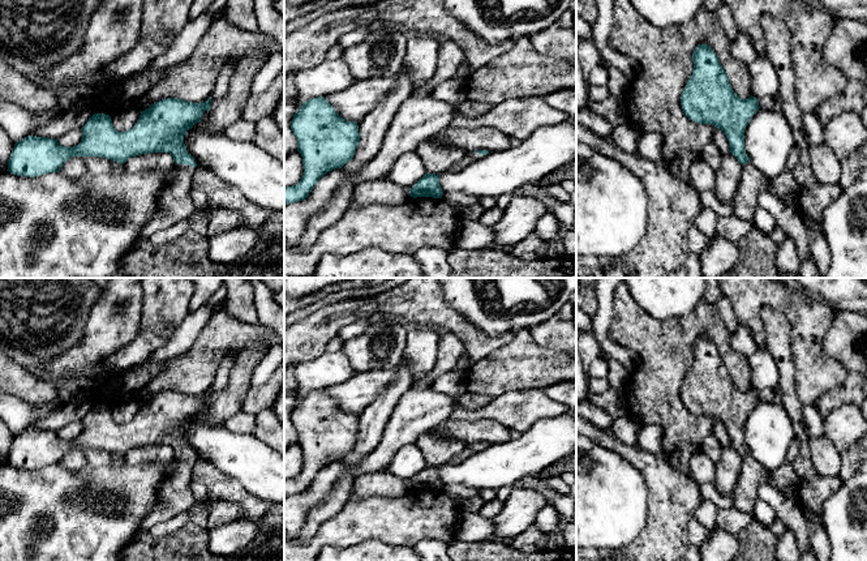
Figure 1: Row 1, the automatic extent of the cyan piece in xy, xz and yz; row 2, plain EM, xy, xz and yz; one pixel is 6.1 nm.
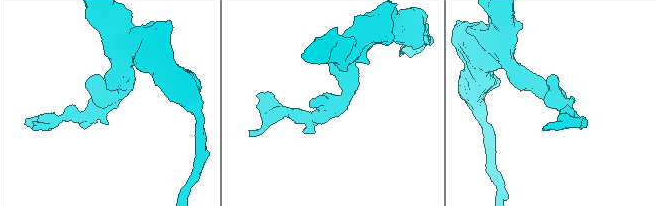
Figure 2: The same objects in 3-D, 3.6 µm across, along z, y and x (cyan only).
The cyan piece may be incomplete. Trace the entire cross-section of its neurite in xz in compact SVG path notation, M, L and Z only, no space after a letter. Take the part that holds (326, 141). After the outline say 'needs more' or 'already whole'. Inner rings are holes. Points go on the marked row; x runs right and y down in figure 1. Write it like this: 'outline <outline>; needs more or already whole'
outline M325 97L304 102L293 115L291 129L297 138L297 151L302 157L304 175L296 185L284 187L284 205L305 200L323 175L347 164L353 158L360 141L357 123L340 117Z; already whole

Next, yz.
outline M708 44L692 52L694 70L686 83L681 104L686 116L698 124L712 124L726 136L730 153L742 164L742 176L733 204L733 214L752 223L760 207L757 197L771 189L771 180L761 176L744 147L744 129L760 108L755 97L741 99L733 90L718 56Z; needs more

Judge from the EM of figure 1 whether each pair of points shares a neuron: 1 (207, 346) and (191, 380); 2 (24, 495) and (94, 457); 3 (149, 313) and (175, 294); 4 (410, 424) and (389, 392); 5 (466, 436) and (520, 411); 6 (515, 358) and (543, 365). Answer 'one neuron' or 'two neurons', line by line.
1: one neuron
2: two neurons
3: one neuron
4: two neurons
5: two neurons
6: one neuron

